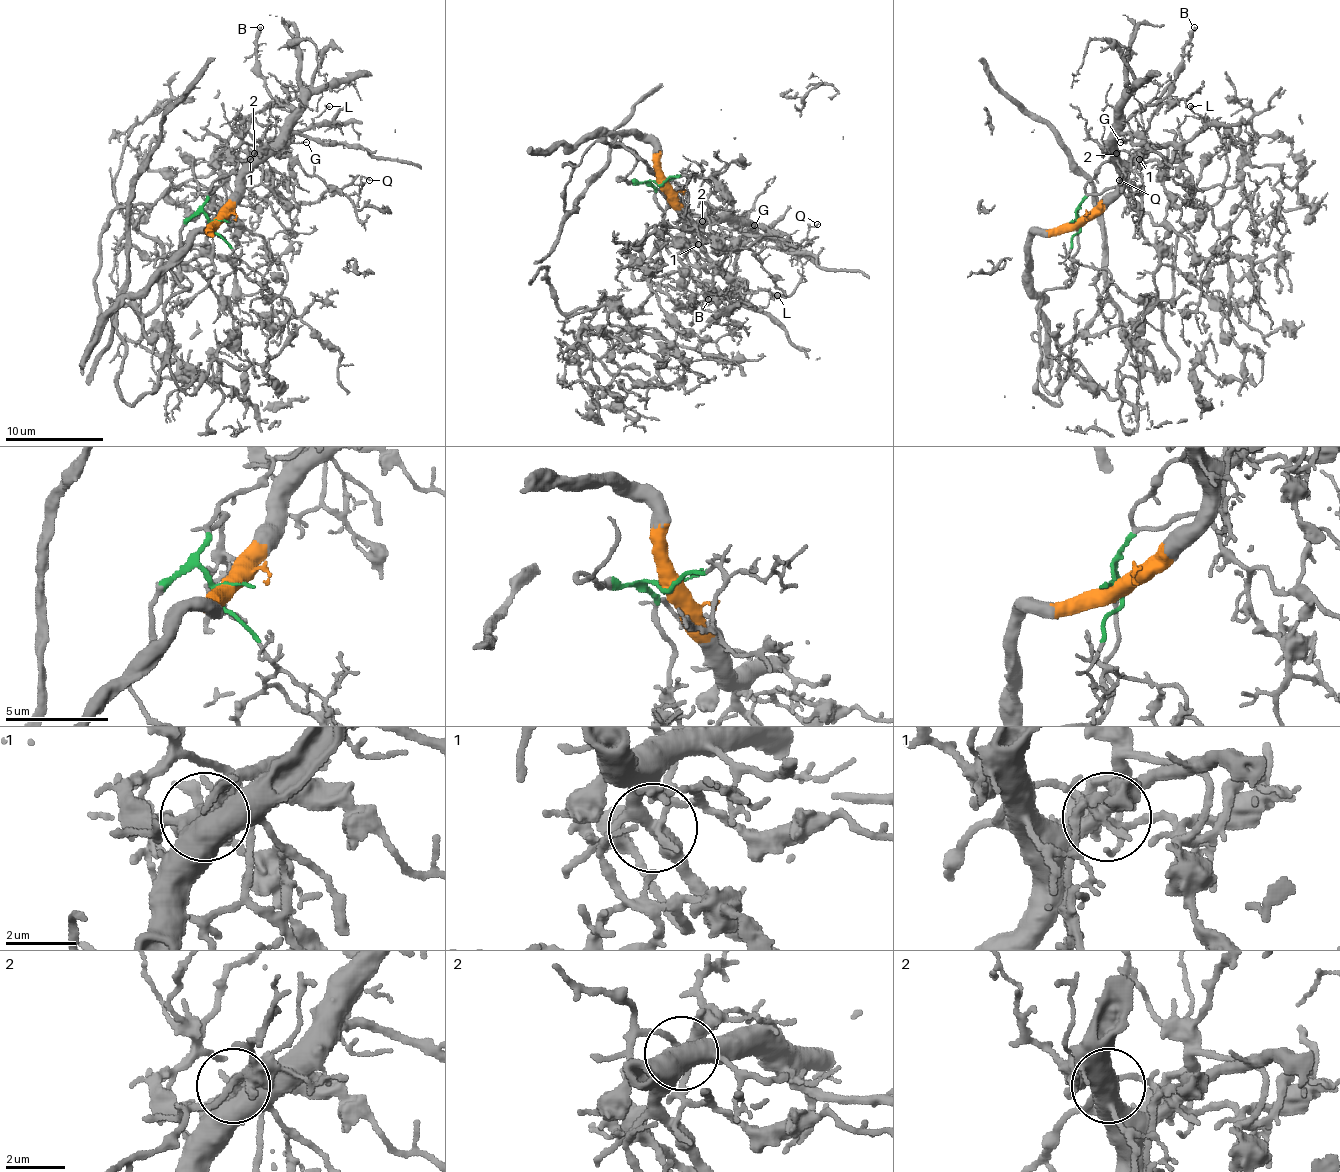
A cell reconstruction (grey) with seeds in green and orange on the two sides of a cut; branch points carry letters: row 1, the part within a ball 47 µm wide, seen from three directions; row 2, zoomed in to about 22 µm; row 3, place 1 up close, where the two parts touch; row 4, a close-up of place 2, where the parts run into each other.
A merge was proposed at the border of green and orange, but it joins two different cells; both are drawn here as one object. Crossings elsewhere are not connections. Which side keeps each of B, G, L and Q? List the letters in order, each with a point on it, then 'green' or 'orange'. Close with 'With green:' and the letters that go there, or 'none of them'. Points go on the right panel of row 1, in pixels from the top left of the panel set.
B: place (1194, 27); orange
G: place (1120, 142); orange
L: place (1190, 106); orange
Q: place (1119, 180); green
With green: Q

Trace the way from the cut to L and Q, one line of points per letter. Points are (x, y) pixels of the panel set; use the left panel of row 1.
L: (214, 222), (251, 158), (261, 148), (283, 146), (330, 107)
Q: (212, 222), (202, 208), (207, 190), (256, 151), (291, 156), (347, 195), (369, 180)

